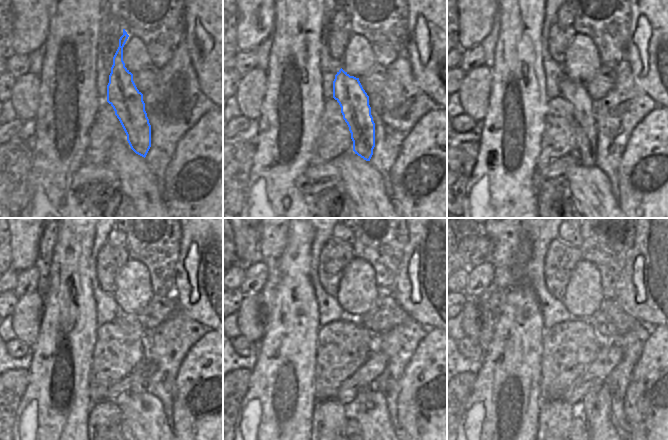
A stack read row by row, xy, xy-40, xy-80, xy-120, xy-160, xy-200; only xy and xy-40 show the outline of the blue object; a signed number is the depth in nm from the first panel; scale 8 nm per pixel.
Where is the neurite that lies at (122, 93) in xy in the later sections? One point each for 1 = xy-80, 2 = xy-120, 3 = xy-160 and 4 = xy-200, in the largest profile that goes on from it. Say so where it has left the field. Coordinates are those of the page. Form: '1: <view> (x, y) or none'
1: xy-80 (575, 93)
2: xy-120 (140, 376)
3: xy-160 (363, 401)
4: xy-200 (586, 407)

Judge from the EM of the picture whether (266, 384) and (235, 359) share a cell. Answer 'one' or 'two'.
two

